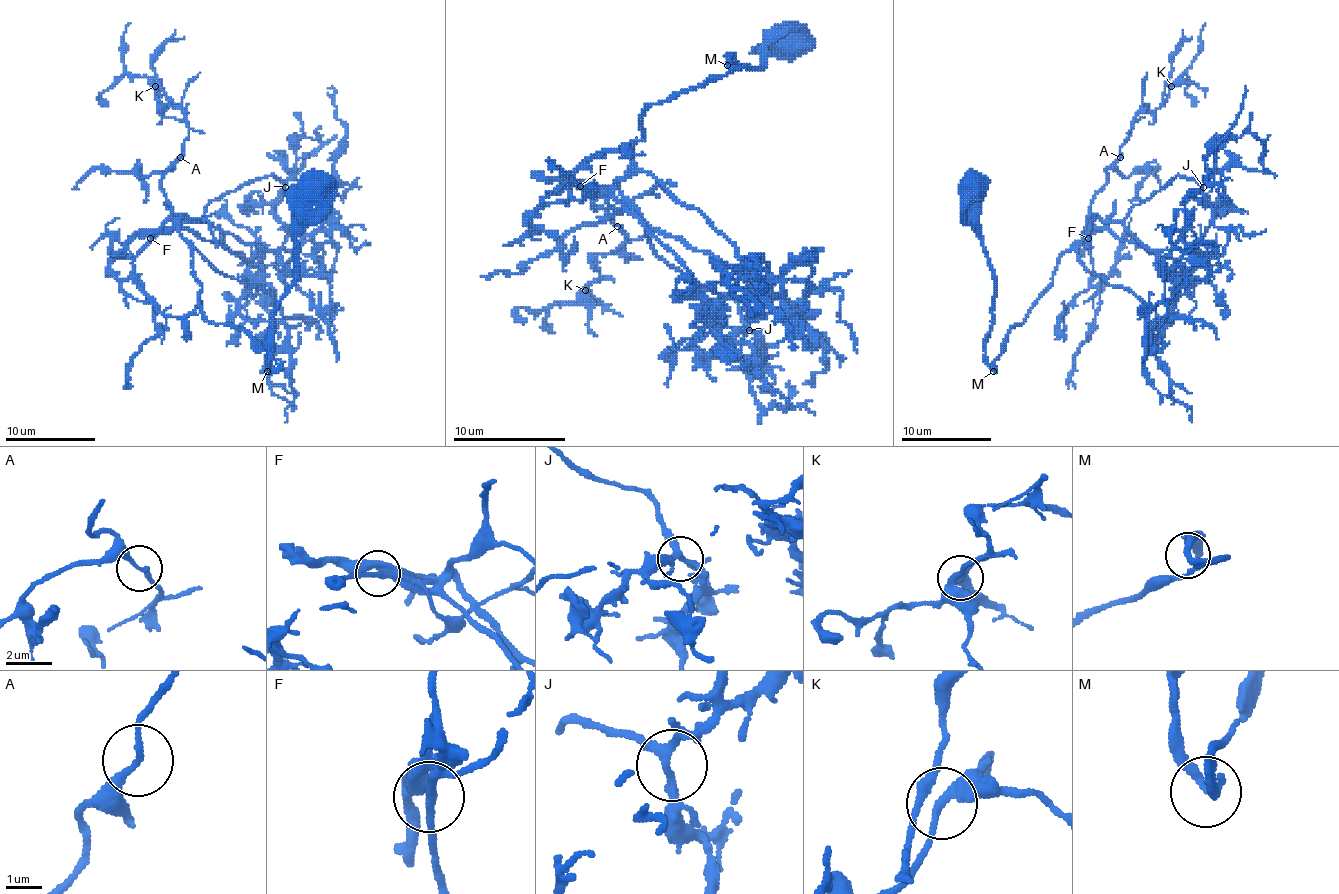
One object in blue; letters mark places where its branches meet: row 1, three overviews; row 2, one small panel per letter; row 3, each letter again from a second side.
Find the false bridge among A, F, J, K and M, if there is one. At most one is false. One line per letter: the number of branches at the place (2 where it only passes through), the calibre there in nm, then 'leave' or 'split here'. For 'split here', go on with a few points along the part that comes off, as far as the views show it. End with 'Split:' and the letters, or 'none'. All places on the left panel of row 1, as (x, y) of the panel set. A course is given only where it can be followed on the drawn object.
A: branches 2; calibre 170 nm; leave
F: branches 2; calibre 200 nm; leave
J: branches 3; calibre 240 nm; leave
K: branches 2; calibre 260 nm; leave
M: branches 2; calibre 240 nm; leave
Split: none

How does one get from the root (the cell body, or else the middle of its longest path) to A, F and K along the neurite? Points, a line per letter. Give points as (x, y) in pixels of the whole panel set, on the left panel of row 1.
A: (321, 189), (300, 205), (271, 370), (265, 350), (200, 305), (193, 247), (162, 187), (179, 158)
F: (321, 189), (300, 205), (271, 370), (242, 330), (206, 319), (179, 229), (150, 238)
K: (321, 189), (300, 205), (271, 370), (200, 305), (162, 187), (188, 124), (155, 86)

